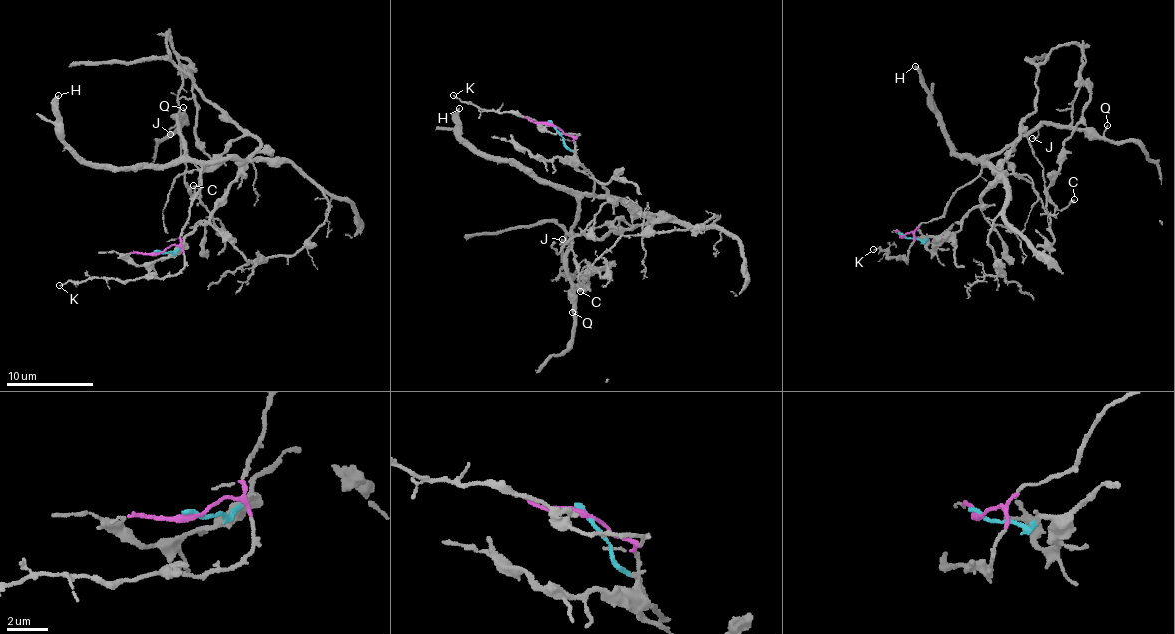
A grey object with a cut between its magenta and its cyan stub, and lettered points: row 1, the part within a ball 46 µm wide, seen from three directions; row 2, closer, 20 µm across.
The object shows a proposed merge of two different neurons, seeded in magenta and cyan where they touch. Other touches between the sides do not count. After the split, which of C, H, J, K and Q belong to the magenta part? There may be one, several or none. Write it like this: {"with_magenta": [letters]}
{"with_magenta": ["C", "H", "J", "K", "Q"]}

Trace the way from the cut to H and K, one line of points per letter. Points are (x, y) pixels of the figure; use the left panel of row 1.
H: (160, 251), (180, 243), (191, 201), (200, 189), (201, 167), (91, 164), (62, 137), (58, 95)
K: (160, 251), (178, 245), (184, 265), (175, 274), (131, 281), (87, 277), (68, 280), (58, 286)

